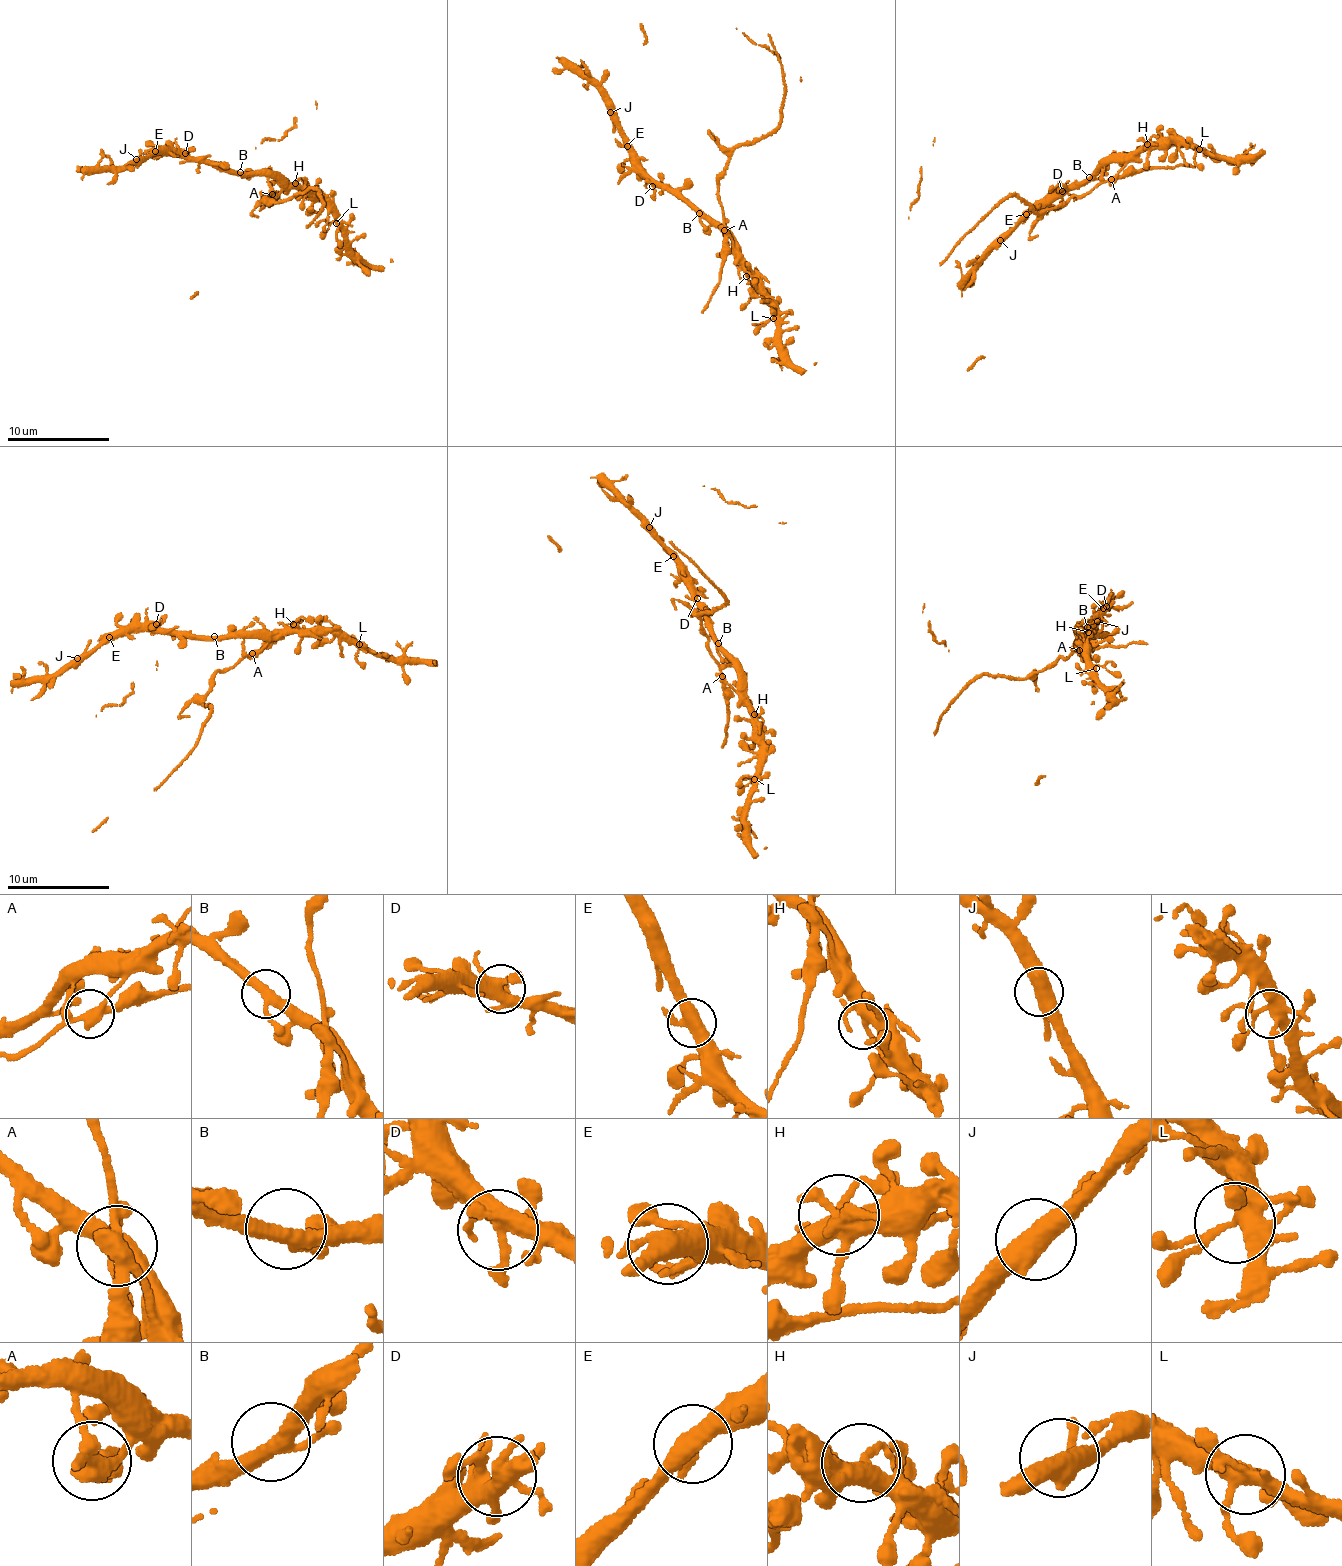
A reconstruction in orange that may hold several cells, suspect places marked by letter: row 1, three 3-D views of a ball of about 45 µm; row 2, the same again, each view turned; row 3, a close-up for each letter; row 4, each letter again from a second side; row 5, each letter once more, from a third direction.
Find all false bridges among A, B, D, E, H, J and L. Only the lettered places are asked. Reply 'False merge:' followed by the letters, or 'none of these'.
False merge: A

